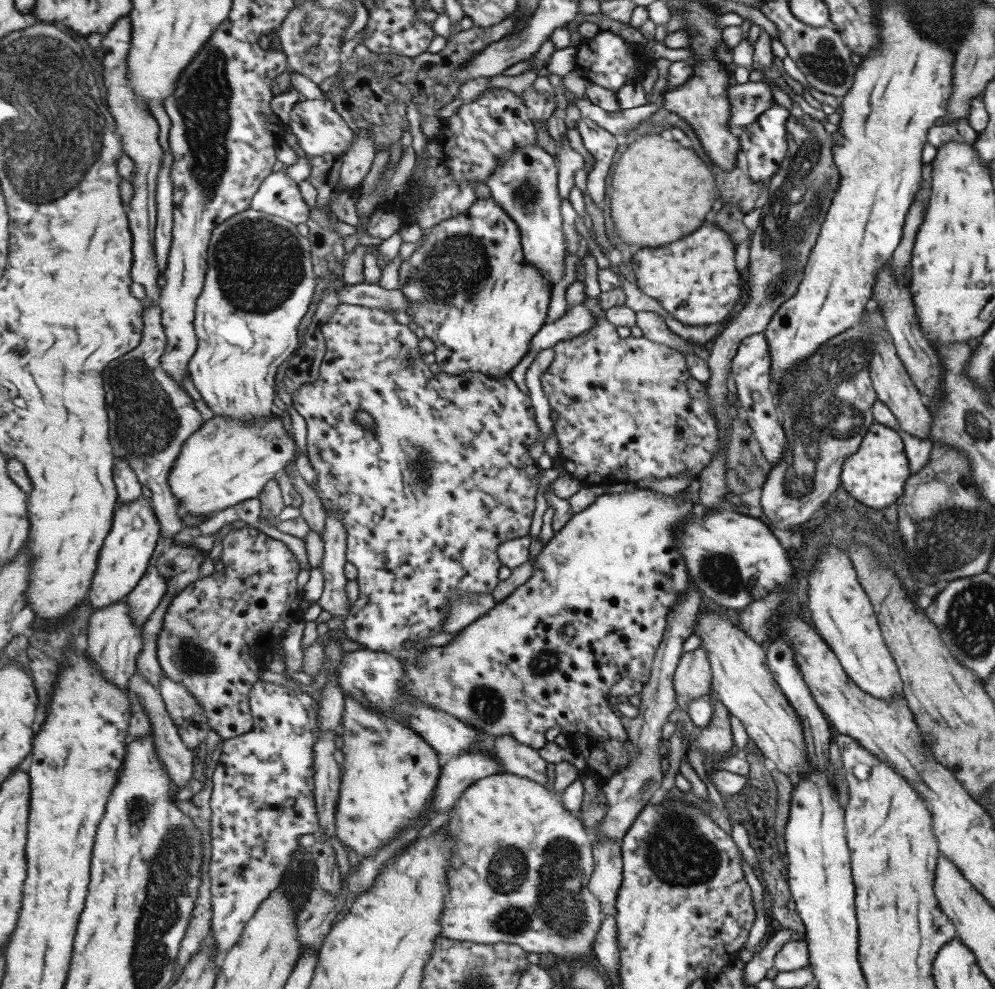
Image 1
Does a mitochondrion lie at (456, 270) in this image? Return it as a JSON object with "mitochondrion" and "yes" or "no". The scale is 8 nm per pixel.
{"mitochondrion":"yes"}

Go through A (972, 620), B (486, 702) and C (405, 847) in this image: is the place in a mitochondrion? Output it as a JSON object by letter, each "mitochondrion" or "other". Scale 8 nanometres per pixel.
{"A":"mitochondrion","B":"mitochondrion","C":"other"}

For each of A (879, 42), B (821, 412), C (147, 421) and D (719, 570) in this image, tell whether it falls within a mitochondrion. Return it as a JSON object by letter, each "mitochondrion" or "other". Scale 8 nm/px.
{"A":"other","B":"mitochondrion","C":"mitochondrion","D":"mitochondrion"}

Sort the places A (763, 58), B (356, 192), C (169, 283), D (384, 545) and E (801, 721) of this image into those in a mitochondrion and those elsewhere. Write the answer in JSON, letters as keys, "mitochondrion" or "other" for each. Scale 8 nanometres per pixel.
{"A":"other","B":"other","C":"other","D":"other","E":"other"}

